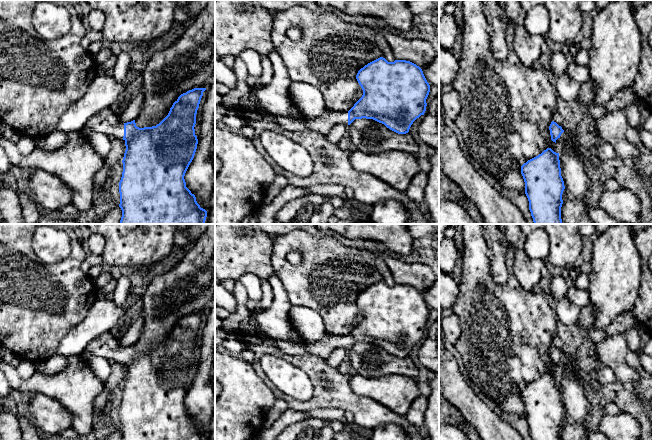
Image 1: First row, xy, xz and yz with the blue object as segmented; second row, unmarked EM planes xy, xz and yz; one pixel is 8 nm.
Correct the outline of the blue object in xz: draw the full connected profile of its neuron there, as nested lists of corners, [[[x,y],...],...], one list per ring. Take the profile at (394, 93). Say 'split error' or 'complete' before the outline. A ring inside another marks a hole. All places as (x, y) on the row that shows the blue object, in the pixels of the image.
split error; [[[380,57],[361,68],[356,79],[363,95],[348,112],[336,112],[326,108],[319,118],[306,119],[303,128],[327,135],[335,125],[350,125],[355,119],[366,118],[382,123],[398,134],[406,134],[413,122],[426,111],[430,85],[422,69],[410,61],[388,62]]]

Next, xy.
split error; [[[194,88],[181,94],[168,115],[156,126],[139,128],[135,120],[120,122],[111,108],[101,110],[87,122],[86,127],[92,131],[125,141],[123,172],[119,182],[120,224],[205,224],[207,211],[197,203],[184,179],[197,149],[194,127],[205,90]]]

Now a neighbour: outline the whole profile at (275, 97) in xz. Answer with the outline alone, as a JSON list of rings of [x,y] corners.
[[[274,49],[268,58],[272,63],[274,74],[269,84],[254,91],[260,107],[273,115],[281,115],[303,125],[304,118],[297,118],[292,114],[293,101],[289,91],[292,80],[283,59]]]

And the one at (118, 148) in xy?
[[[111,138],[111,151],[104,157],[104,165],[97,172],[94,178],[94,202],[97,201],[101,194],[107,193],[107,182],[109,181],[113,166],[121,162],[124,157],[126,146],[123,139]]]

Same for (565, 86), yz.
[[[564,71],[553,82],[556,95],[559,95],[565,102],[577,100],[581,84]]]

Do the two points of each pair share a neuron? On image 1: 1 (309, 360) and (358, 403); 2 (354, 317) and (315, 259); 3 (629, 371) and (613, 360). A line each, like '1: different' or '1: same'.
1: same
2: same
3: same

